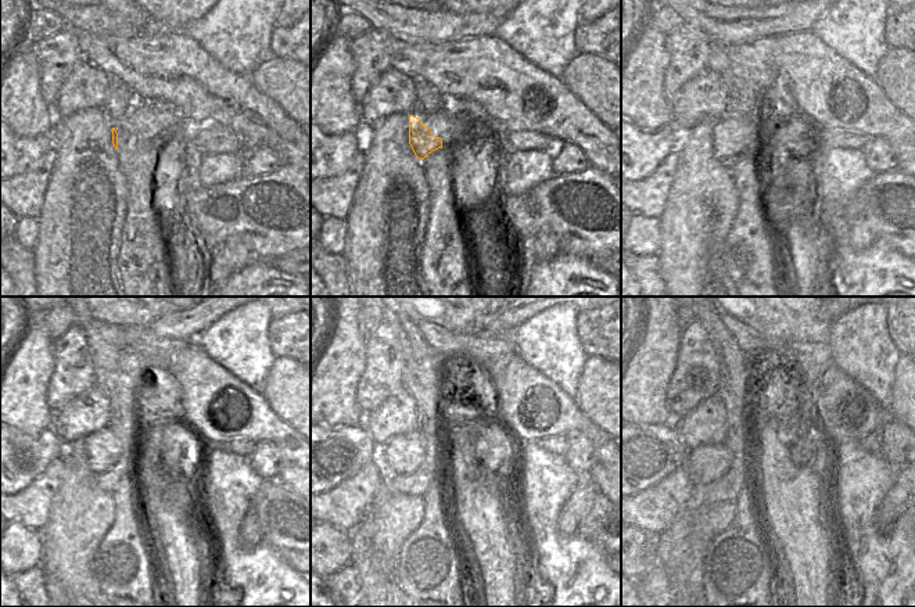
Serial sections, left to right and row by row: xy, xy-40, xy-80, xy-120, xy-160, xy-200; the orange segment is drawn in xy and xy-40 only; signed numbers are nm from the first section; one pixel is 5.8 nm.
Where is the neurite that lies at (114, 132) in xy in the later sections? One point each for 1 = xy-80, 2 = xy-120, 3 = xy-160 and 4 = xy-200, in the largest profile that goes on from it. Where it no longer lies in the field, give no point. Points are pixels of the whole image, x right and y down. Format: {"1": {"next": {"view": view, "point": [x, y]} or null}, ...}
{"1": {"next": {"view": "xy-80", "point": [727, 139]}}, "2": {"next": {"view": "xy-120", "point": [103, 448]}}, "3": {"next": {"view": "xy-160", "point": [404, 453]}}, "4": {"next": {"view": "xy-200", "point": [706, 463]}}}

